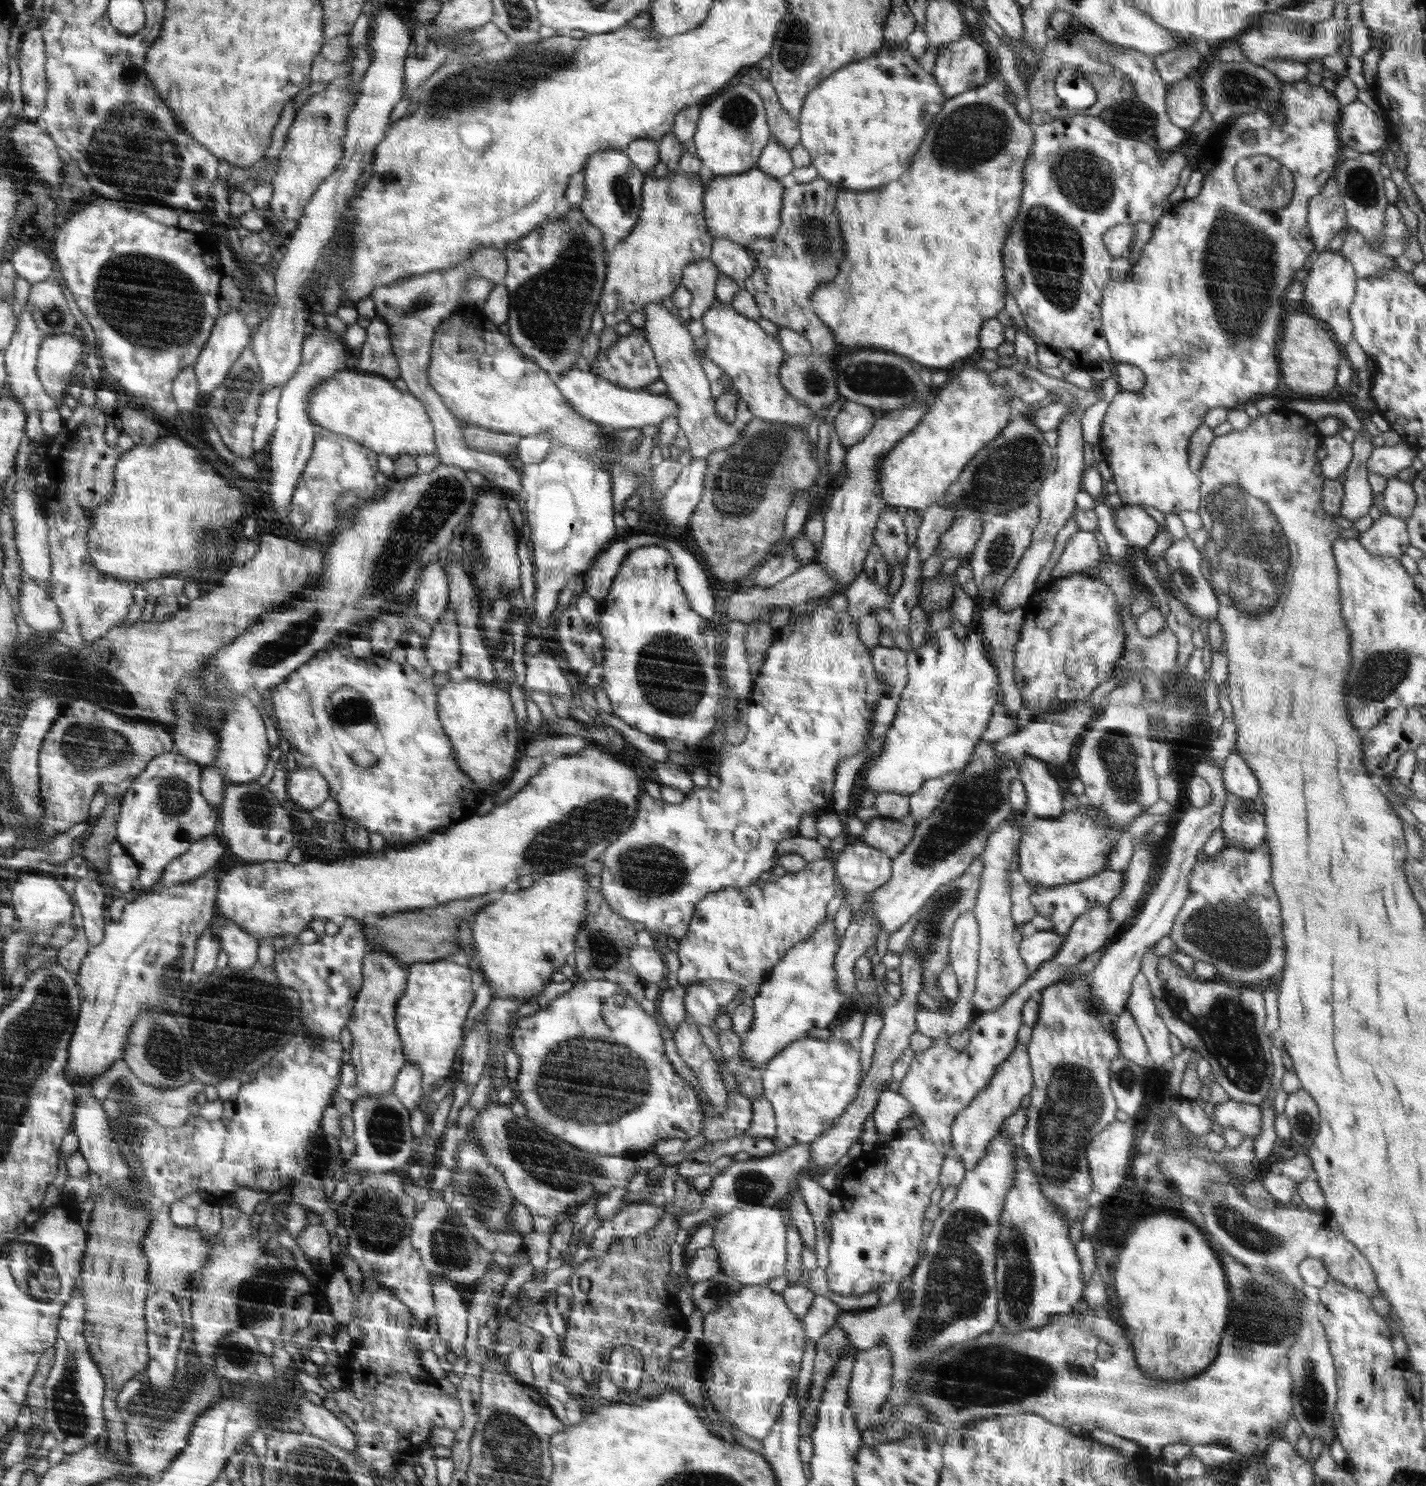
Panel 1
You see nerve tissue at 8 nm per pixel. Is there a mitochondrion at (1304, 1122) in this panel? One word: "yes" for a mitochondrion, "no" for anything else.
yes

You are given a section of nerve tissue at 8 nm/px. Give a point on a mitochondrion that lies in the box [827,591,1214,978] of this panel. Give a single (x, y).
(979, 795)

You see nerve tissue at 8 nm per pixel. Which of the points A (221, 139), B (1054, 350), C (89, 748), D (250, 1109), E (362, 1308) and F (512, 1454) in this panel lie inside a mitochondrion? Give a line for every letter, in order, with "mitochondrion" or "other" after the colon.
A: other
B: other
C: mitochondrion
D: other
E: other
F: mitochondrion

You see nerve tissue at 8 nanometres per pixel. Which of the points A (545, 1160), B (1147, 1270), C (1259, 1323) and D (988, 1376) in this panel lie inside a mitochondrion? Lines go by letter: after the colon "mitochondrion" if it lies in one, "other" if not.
A: mitochondrion
B: other
C: mitochondrion
D: mitochondrion

